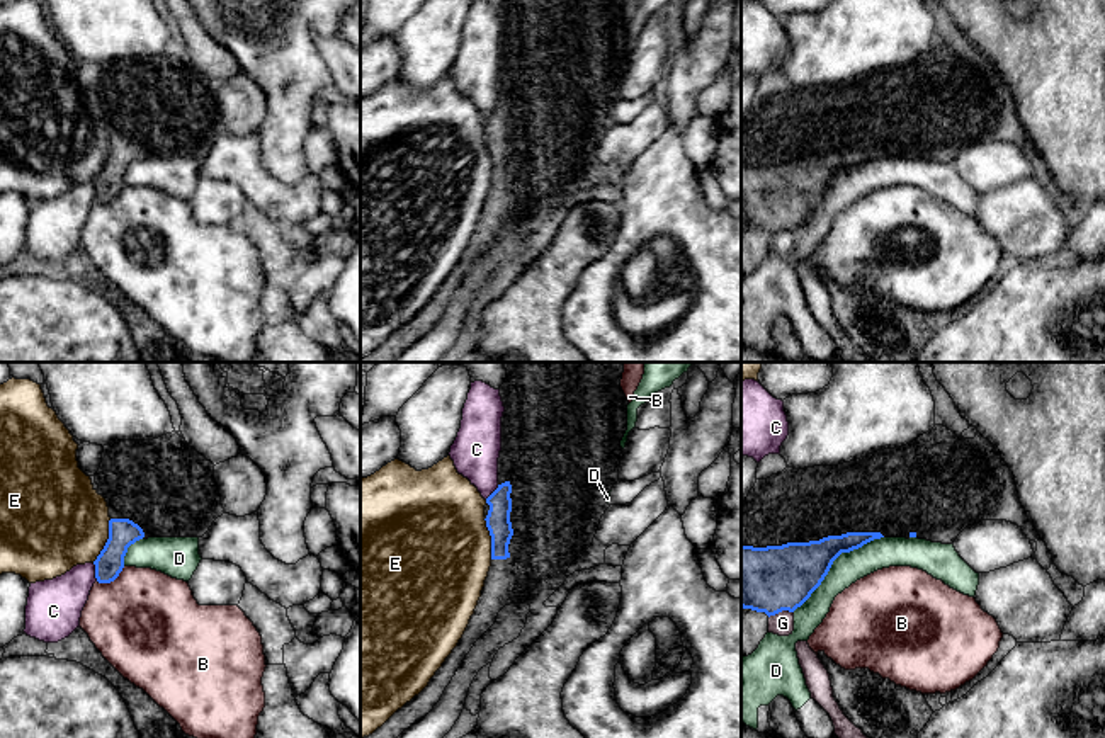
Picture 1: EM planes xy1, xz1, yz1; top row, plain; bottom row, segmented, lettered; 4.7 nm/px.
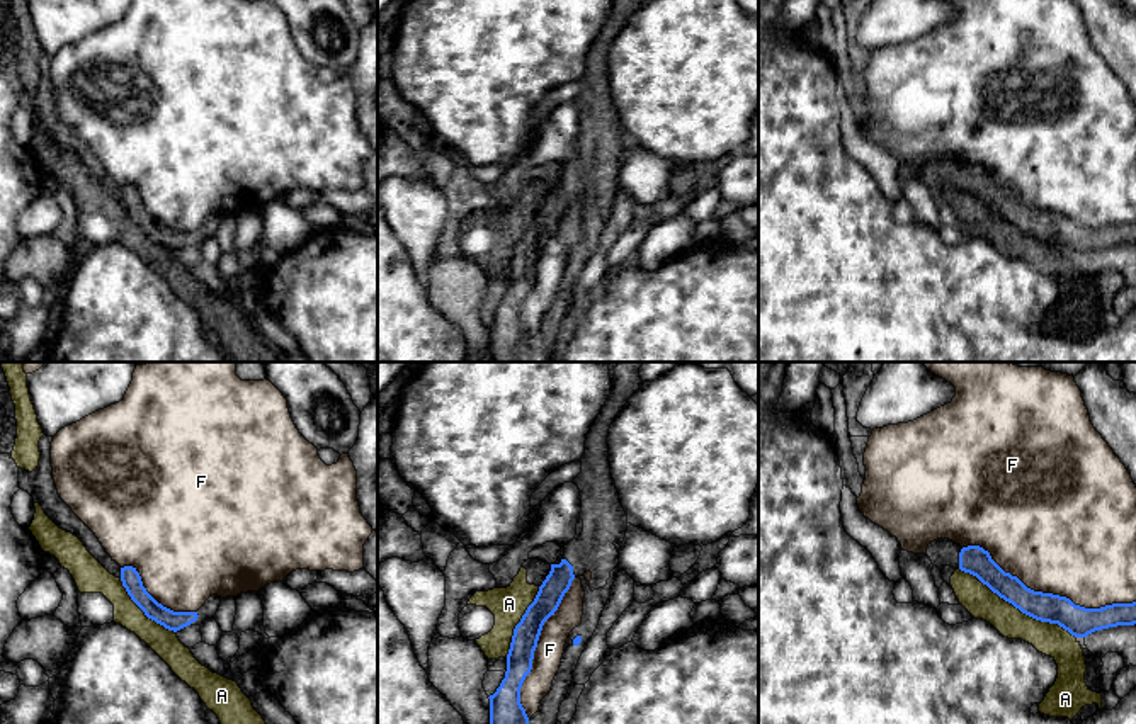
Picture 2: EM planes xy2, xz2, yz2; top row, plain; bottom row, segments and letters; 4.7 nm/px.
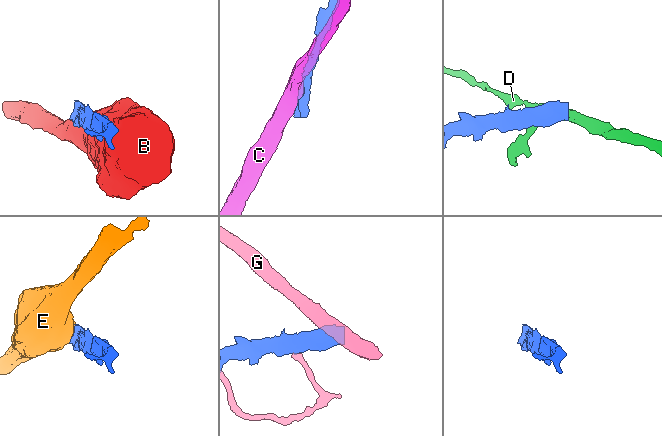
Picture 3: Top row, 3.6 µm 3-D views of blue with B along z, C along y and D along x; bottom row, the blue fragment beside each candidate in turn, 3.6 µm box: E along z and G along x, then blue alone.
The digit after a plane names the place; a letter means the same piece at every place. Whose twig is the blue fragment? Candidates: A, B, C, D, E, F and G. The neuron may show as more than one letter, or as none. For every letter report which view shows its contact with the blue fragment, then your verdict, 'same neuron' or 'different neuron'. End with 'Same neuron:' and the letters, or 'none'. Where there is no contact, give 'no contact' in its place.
A: yz2 | different neuron
B: xy1 | different neuron
C: xy1 | different neuron
D: yz1 | different neuron
E: xy1 | different neuron
F: yz2 | different neuron
G: yz1 | different neuron
Same neuron: none

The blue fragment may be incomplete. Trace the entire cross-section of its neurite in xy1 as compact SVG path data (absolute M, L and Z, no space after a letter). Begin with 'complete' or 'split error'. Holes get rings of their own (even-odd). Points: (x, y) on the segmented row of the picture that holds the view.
split error; M177 432L153 440L117 440L104 446L95 473L99 495L109 507L109 539L94 561L99 583L114 582L124 568L128 548L148 537L202 537L224 514L214 464Z

